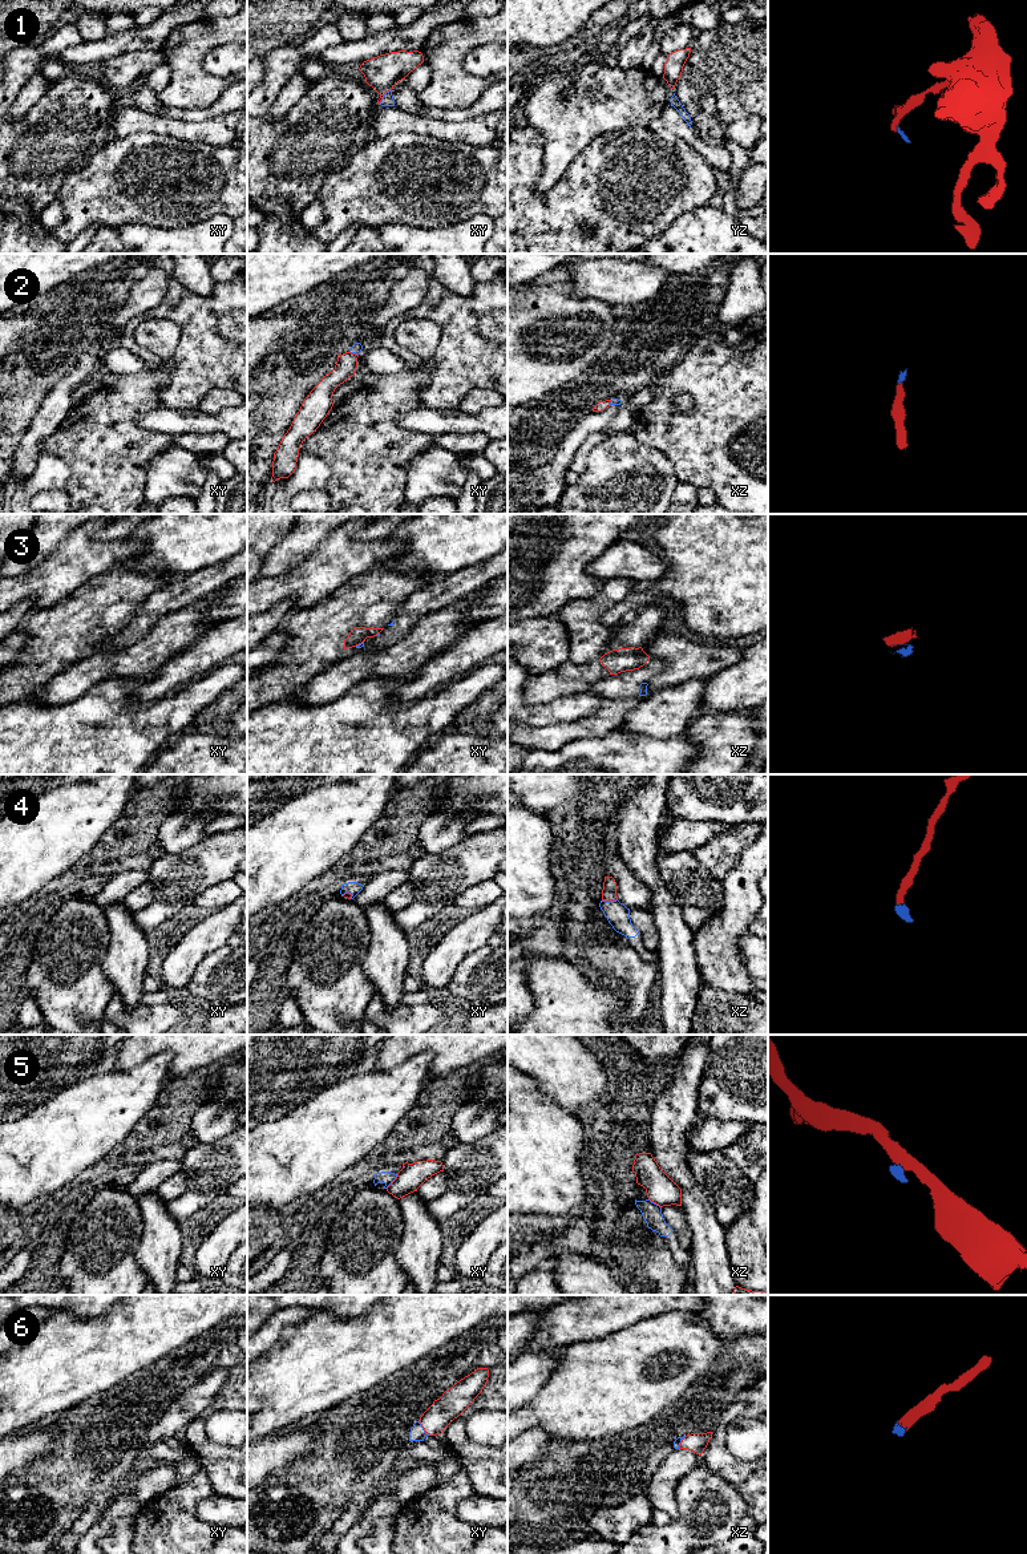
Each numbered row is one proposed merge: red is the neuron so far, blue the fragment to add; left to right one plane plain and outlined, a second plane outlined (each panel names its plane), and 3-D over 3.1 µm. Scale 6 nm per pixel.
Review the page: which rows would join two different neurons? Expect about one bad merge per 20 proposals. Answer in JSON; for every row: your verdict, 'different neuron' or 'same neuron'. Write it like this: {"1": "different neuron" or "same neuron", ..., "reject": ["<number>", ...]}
{"1": "same neuron", "2": "same neuron", "3": "different neuron", "4": "same neuron", "5": "different neuron", "6": "same neuron", "reject": ["3", "5"]}

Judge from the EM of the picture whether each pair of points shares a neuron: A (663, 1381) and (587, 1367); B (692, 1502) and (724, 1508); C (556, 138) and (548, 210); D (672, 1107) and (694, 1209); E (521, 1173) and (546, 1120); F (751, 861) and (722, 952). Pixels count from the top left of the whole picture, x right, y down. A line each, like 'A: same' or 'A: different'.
A: same
B: same
C: different
D: same
E: same
F: same

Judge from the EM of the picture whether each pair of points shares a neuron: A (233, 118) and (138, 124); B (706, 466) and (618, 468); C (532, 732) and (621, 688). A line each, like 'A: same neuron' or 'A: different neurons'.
A: same neuron
B: different neurons
C: same neuron

